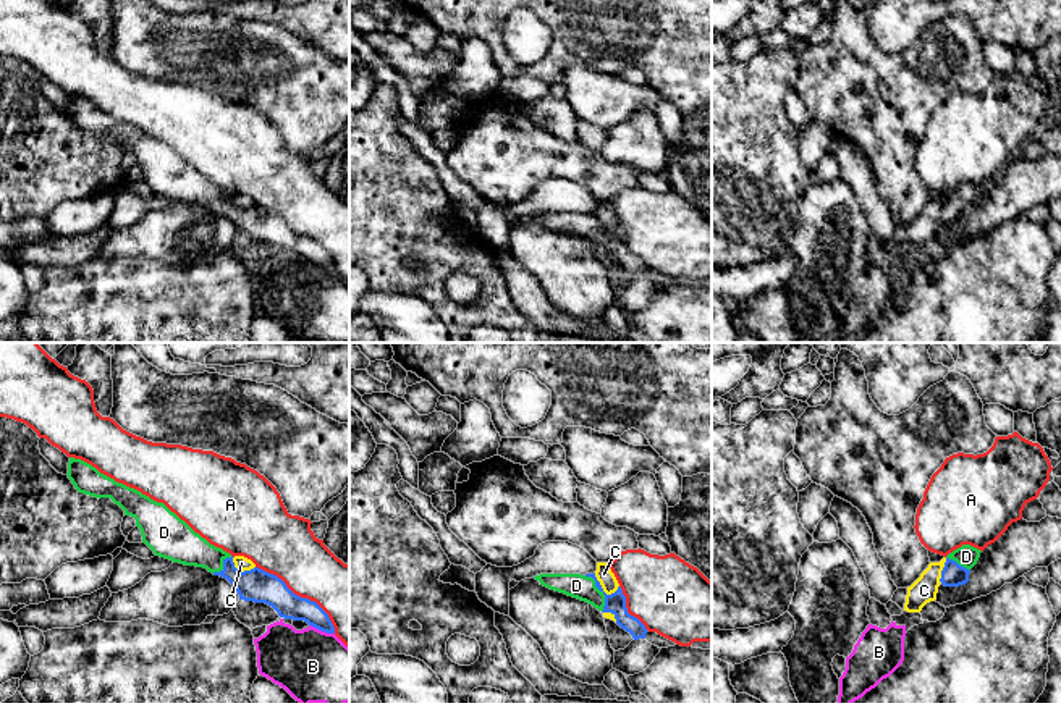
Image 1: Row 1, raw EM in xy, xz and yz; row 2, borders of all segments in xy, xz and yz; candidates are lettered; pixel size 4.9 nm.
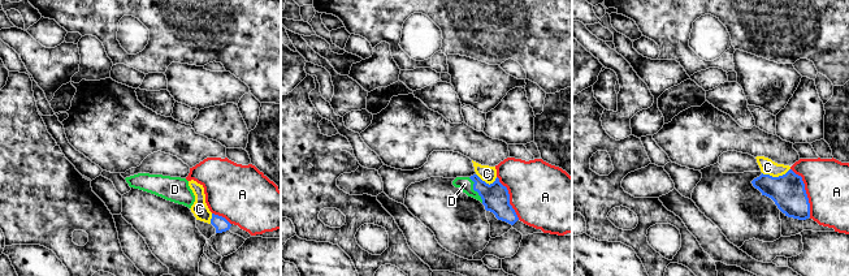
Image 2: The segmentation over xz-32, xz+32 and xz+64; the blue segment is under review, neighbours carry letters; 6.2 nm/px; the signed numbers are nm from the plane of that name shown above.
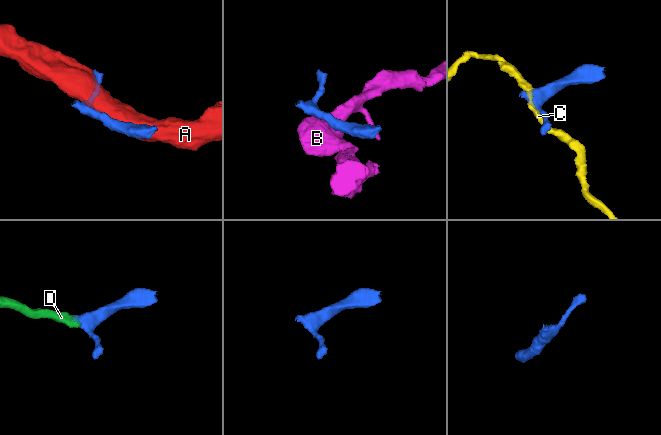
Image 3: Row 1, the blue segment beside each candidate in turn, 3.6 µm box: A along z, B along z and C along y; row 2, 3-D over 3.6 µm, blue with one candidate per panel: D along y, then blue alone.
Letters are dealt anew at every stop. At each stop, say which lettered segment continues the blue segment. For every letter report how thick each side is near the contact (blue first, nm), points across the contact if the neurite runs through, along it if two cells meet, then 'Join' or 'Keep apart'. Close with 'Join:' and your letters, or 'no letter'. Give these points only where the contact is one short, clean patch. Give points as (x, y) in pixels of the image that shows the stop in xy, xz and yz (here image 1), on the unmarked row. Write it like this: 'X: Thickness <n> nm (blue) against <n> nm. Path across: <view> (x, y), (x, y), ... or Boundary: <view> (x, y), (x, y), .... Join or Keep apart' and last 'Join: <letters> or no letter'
A: Thickness 160 nm (blue) against 300 nm. Keep apart
B: Thickness 130 nm (blue) against 360 nm. Boundary: xy (309, 262), (333, 272). Keep apart
C: Thickness 110 nm (blue) against 90 nm. Keep apart
D: Thickness 110 nm (blue) against 120 nm. Path across: xz (615, 241), (600, 228), (576, 223). Join
Join: D

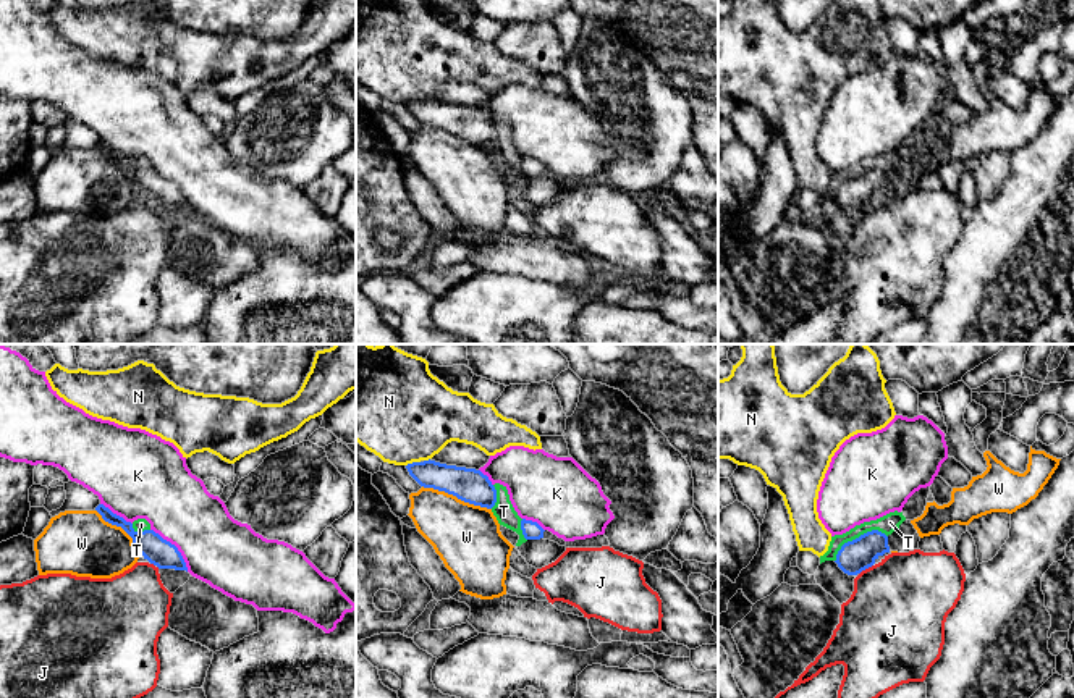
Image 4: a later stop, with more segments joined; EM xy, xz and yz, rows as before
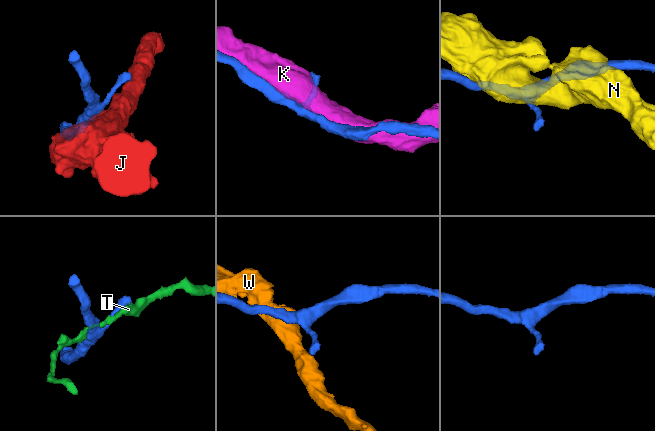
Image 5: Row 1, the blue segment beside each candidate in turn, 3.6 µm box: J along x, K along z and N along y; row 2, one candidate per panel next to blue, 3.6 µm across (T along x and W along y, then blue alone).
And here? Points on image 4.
J: Thickness 160 nm (blue) against 480 nm. Keep apart
K: Thickness 140 nm (blue) against 340 nm. Keep apart
N: Thickness 140 nm (blue) against 480 nm. Keep apart
T: Thickness 160 nm (blue) against 90 nm. Keep apart
W: Thickness 170 nm (blue) against 320 nm. Boundary: xz (422, 123), (443, 128), (490, 147). Keep apart
Join: no letter

